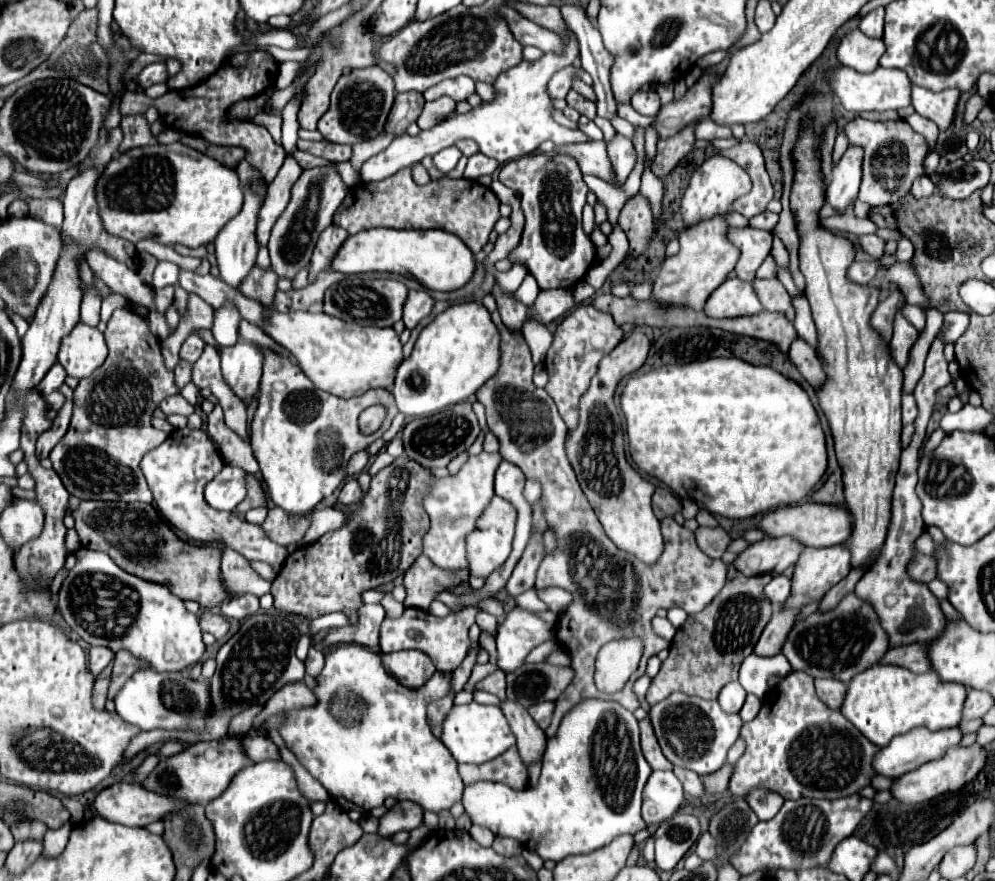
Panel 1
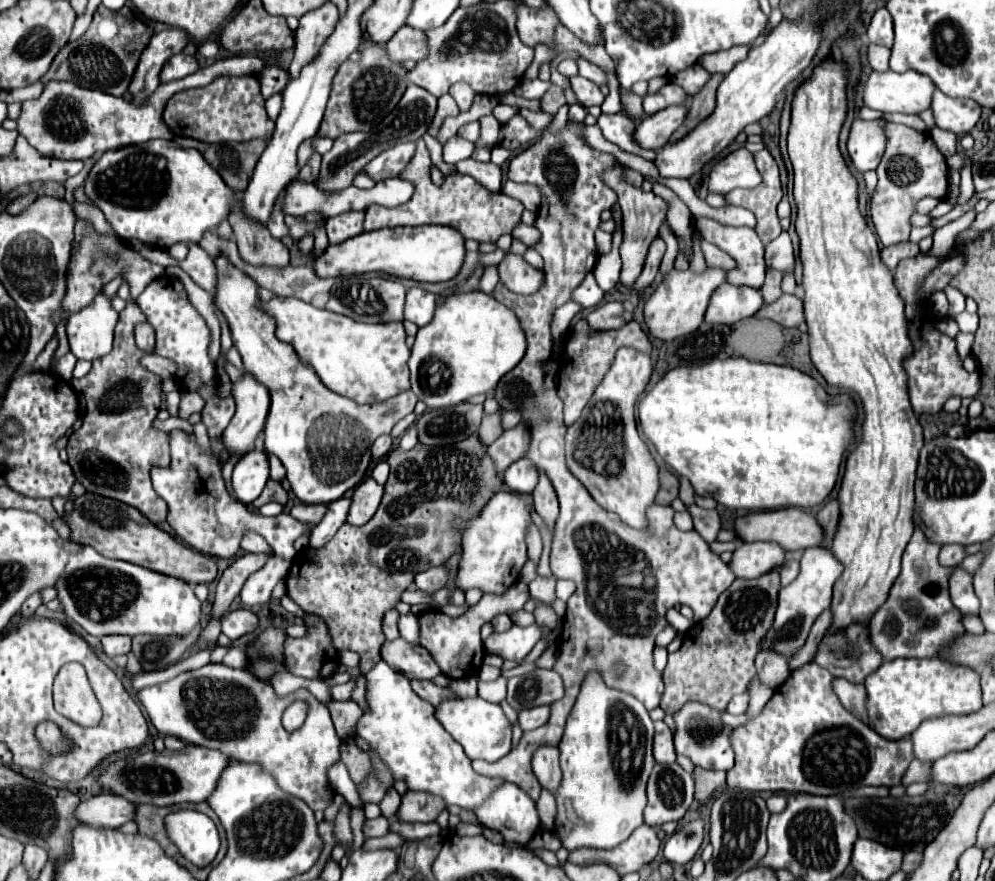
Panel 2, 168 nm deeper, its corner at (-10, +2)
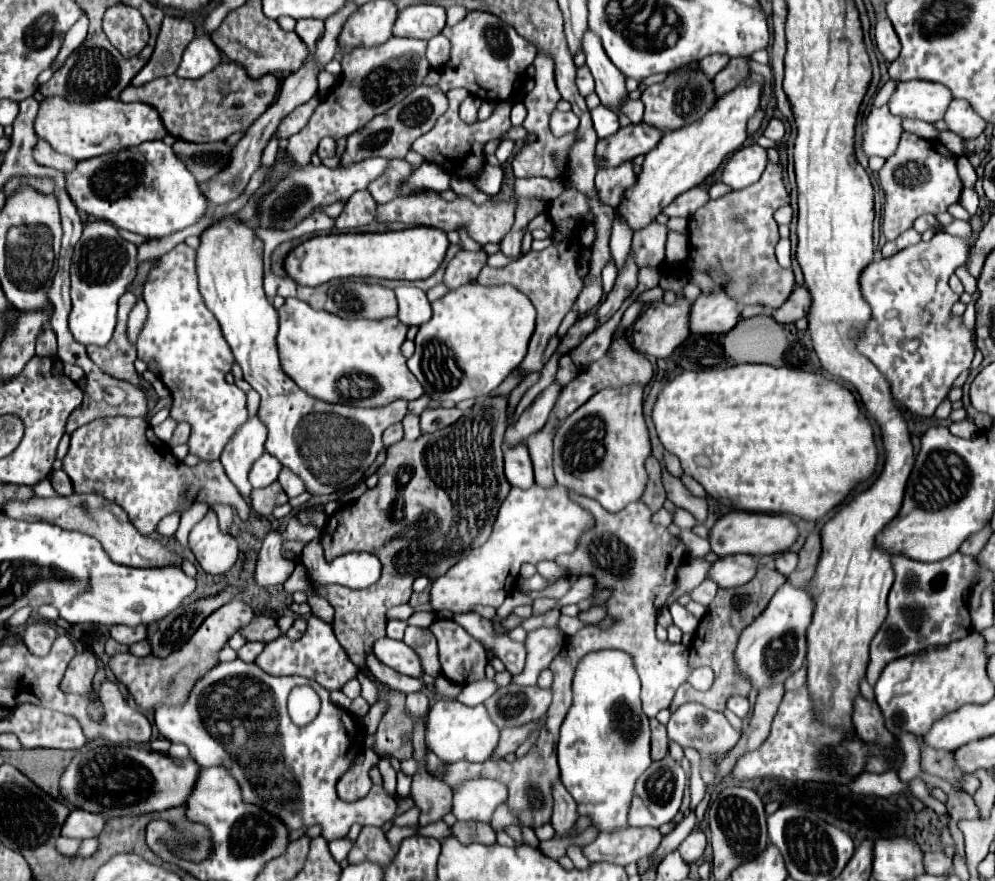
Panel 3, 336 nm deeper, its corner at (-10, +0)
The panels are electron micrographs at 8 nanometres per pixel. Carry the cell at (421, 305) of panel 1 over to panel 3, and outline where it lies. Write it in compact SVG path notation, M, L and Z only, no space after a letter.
M399 286L395 288L399 302L399 320L407 326L421 326L431 320L431 304L423 290L415 286Z

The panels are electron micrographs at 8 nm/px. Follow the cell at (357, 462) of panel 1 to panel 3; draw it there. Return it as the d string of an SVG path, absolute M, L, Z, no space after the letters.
M395 424L395 426L391 426L391 428L387 428L383 432L383 444L385 444L385 448L389 448L395 442L399 442L401 438L403 438L403 426L401 424Z

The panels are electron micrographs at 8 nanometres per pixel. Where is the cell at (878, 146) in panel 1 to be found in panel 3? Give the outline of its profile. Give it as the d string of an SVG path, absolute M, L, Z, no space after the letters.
M903 132L895 154L885 160L879 170L879 184L885 192L881 230L887 240L895 240L899 234L913 228L915 218L921 214L945 212L949 204L959 200L963 190L957 176L955 156L941 142L923 140L911 132Z

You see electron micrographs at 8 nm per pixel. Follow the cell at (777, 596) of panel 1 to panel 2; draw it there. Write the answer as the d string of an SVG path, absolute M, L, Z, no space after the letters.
M785 560L783 566L779 568L781 572L781 586L787 586L789 582L793 582L799 574L799 562L797 560Z

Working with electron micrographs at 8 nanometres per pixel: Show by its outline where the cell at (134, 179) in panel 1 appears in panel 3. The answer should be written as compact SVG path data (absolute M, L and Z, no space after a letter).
M161 140L143 142L135 148L127 148L117 154L103 154L91 160L81 160L75 172L67 174L67 192L75 200L75 206L81 208L83 212L99 220L107 220L117 228L125 228L135 234L141 234L149 240L175 234L195 224L207 212L207 198L199 190L197 180L187 170L183 160L173 152L173 148Z

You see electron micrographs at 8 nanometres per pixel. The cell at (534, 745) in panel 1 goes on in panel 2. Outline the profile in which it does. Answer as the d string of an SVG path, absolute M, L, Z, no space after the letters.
M541 746L533 756L533 772L541 786L555 796L561 784L559 750L555 746Z

